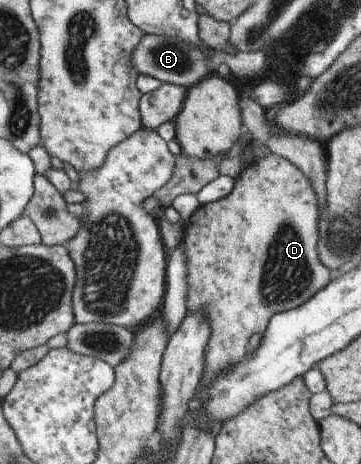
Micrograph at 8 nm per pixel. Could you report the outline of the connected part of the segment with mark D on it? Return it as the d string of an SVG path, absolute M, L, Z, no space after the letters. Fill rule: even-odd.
M268 152L264 158L256 158L251 164L246 165L244 169L234 179L234 185L230 194L216 200L214 203L200 205L192 216L186 221L183 234L184 240L182 240L182 252L184 252L184 260L186 260L186 310L188 312L194 312L194 310L206 310L206 316L208 316L208 324L210 324L210 336L208 336L208 344L204 348L204 370L201 376L200 386L208 384L210 380L214 380L220 372L228 370L230 366L234 366L238 360L244 360L244 354L246 350L246 343L251 334L262 333L266 330L266 324L270 320L270 316L274 316L276 312L284 312L284 310L292 310L300 304L304 304L314 292L318 292L320 288L324 288L328 282L330 282L330 272L328 268L324 268L320 262L318 262L318 252L316 250L316 240L318 240L317 234L317 206L318 200L316 200L316 194L312 190L312 182L302 174L302 170L298 170L294 164L290 164L286 158L277 156L272 152Z

